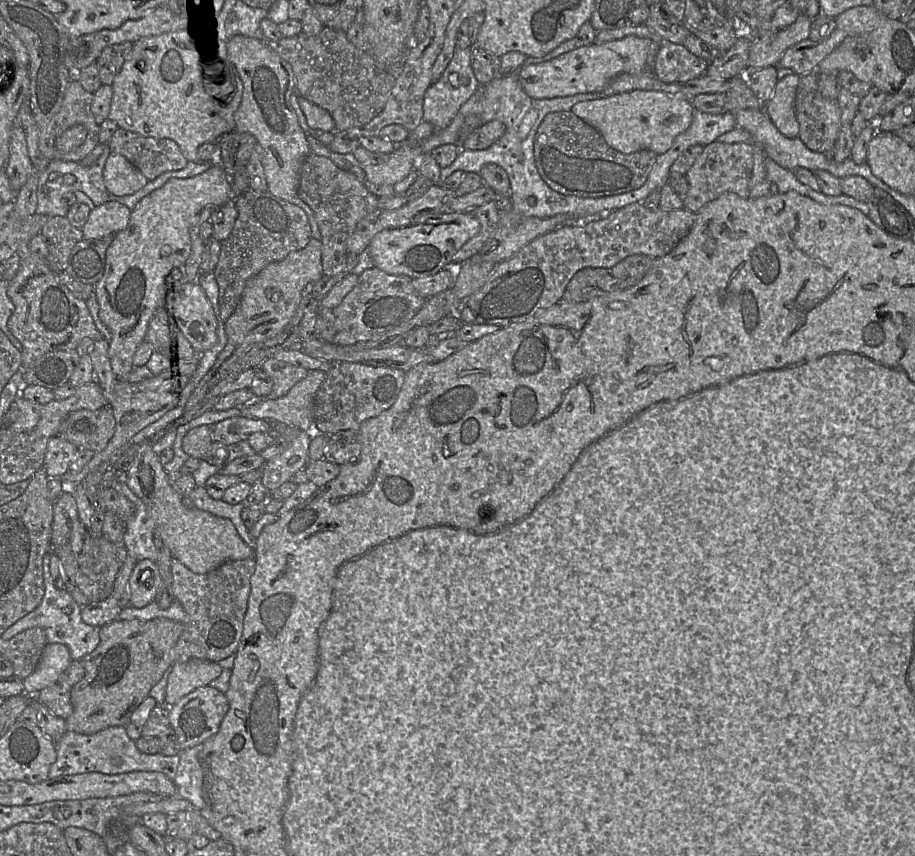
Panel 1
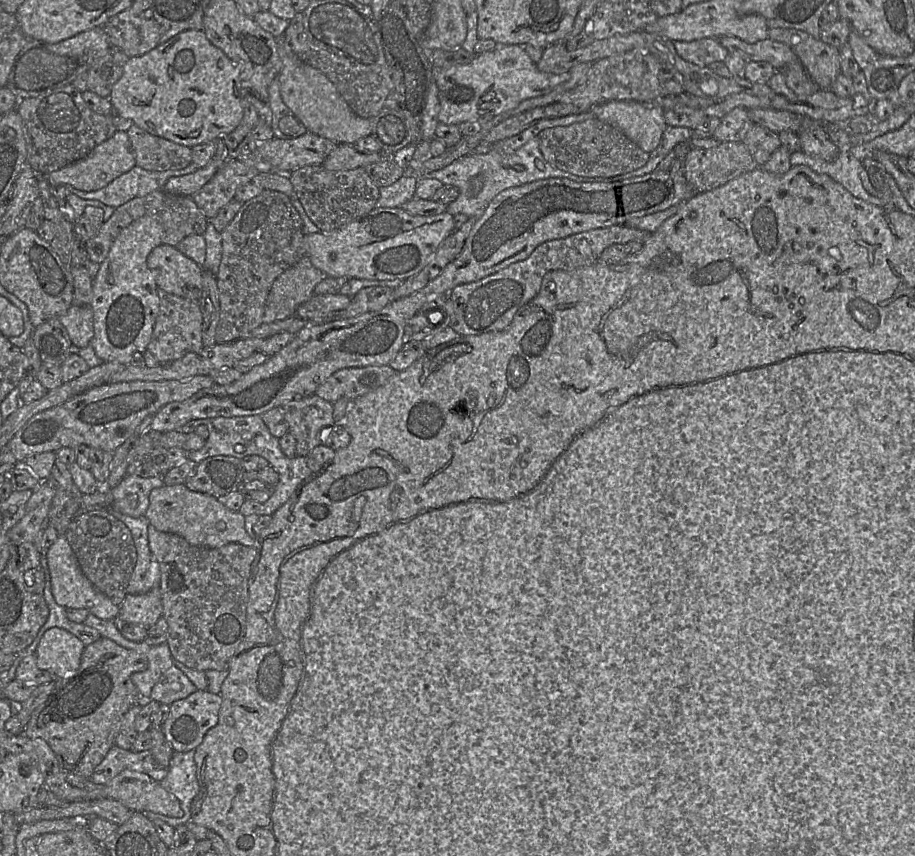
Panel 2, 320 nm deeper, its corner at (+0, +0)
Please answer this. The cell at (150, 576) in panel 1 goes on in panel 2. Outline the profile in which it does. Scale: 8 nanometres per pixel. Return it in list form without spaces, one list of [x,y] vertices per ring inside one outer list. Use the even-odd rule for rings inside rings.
[[[159,587],[143,594],[127,594],[120,605],[118,618],[146,628],[163,617],[162,595]]]

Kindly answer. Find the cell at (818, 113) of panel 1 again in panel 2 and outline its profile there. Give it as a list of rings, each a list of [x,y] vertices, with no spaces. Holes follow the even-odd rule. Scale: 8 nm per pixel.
[[[770,28],[768,37],[792,49],[818,90],[831,90],[841,73],[839,49],[794,28]]]

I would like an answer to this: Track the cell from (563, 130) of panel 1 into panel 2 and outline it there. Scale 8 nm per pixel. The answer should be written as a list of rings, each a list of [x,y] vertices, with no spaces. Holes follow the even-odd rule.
[[[597,118],[568,126],[548,128],[537,136],[544,159],[551,166],[576,176],[612,178],[643,167],[649,159],[649,153],[642,150],[619,129]]]

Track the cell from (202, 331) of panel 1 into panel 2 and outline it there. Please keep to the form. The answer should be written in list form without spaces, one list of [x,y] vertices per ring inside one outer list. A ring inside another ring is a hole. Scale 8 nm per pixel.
[[[161,244],[146,260],[150,269],[158,271],[157,286],[170,293],[200,303],[202,296],[202,268],[176,247]]]

